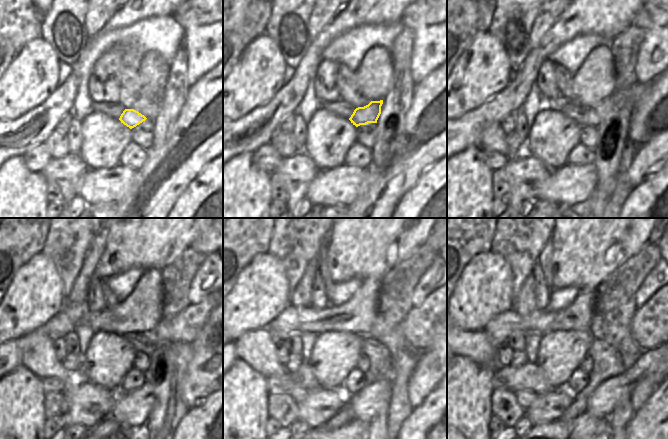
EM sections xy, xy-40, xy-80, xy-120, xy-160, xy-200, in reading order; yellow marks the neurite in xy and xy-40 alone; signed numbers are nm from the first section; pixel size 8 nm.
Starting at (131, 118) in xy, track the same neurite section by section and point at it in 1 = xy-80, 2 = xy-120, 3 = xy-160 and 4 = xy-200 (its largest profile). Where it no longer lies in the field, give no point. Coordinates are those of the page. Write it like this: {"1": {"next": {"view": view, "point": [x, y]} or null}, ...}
{"1": {"next": {"view": "xy-80", "point": [595, 114]}}, "2": {"next": {"view": "xy-120", "point": [184, 327]}}, "3": {"next": {"view": "xy-160", "point": [418, 327]}}, "4": {"next": {"view": "xy-200", "point": [650, 327]}}}

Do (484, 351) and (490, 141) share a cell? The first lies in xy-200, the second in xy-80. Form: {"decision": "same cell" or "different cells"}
{"decision": "same cell"}

